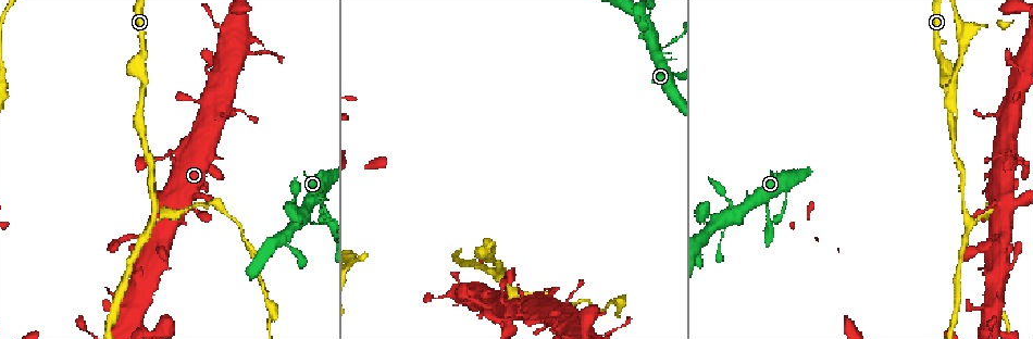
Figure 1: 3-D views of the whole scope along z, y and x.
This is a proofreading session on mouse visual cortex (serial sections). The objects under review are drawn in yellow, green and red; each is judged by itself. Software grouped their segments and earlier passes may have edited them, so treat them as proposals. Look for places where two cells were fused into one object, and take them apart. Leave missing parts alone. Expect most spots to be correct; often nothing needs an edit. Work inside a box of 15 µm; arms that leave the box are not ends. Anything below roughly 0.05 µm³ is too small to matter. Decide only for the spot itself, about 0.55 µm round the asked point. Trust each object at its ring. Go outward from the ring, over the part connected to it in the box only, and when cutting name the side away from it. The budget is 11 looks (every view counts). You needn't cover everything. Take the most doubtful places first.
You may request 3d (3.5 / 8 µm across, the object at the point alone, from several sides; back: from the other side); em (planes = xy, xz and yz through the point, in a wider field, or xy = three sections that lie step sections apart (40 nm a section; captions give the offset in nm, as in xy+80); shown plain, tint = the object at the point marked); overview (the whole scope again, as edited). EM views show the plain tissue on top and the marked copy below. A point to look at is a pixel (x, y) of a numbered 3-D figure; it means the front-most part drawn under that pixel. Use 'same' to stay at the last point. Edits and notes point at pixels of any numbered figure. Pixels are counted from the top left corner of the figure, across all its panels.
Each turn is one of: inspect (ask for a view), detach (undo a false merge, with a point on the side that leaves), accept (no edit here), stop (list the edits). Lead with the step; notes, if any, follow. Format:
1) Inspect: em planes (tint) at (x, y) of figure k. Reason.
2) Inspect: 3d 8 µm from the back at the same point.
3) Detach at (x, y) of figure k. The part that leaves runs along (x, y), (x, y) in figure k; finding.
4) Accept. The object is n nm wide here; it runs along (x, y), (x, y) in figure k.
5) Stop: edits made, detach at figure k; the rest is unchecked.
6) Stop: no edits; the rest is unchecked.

Inspect: 3d 3.5 µm at (497, 277) of figure 1. A fork.

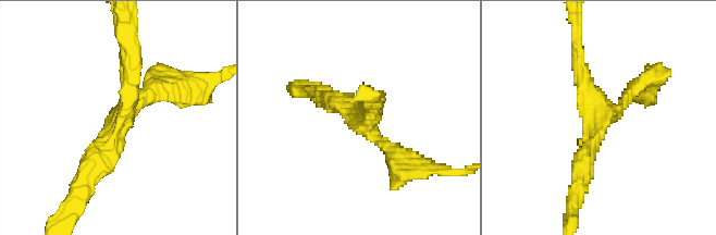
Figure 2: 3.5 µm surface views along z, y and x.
Inspect: em xy step 3 (tint) at (601, 113) of figure 2. 3 arms meet here; the arms are 200, 250, 250 nm wide; now the EM.

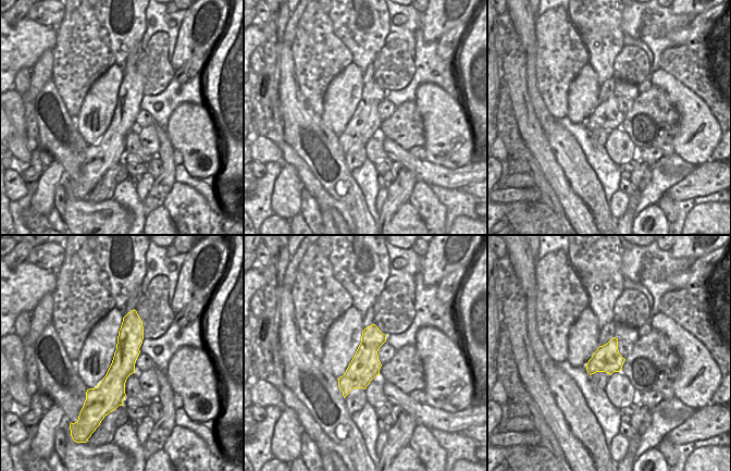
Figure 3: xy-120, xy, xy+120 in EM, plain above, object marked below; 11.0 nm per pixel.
Accept. It runs along (373, 94), (370, 133), (417, 163) in figure 2; continuous, no second cell.

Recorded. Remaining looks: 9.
Inspect: 3d 3.5 µm at (214, 203) of figure 1. Sharp bend.

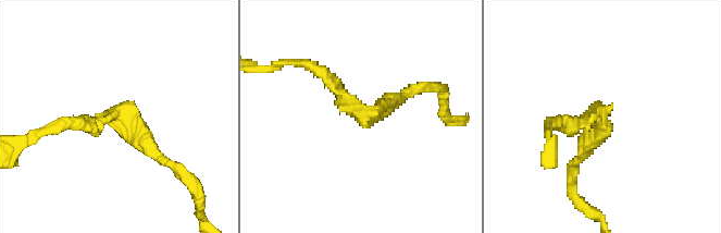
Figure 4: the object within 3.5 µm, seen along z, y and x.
Inspect: em planes (tint) at (600, 112) of figure 4. The arms are 200, 250 nm wide; now the EM.

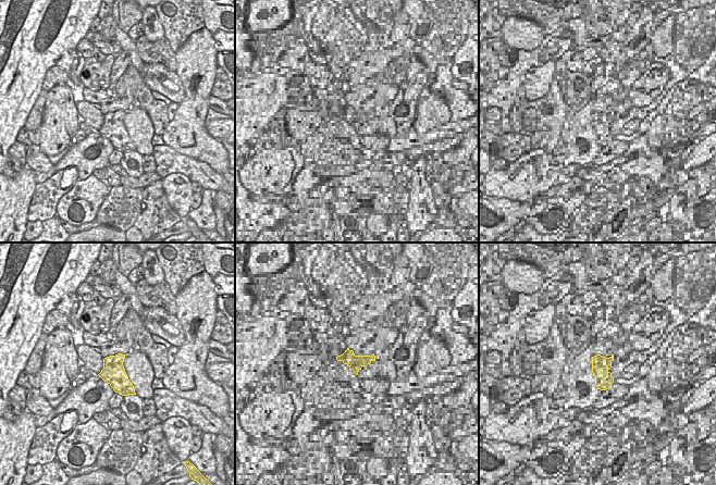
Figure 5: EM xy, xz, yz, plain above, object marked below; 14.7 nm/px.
Inspect: em xy step 2 (tint) at the same point.

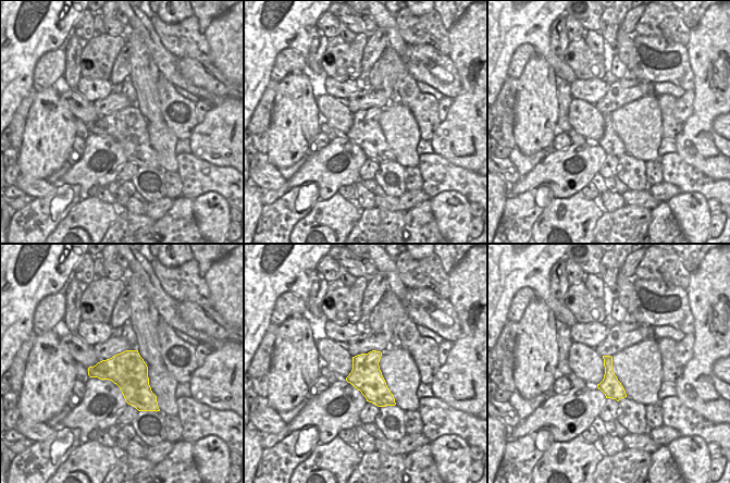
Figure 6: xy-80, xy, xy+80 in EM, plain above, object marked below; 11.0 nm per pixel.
Accept. It runs along (70, 124), (120, 114), (170, 164) in figure 4; continuous, no second cell.

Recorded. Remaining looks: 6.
Inspect: 3d 3.5 µm at (729, 216) of figure 1. A narrow waist.

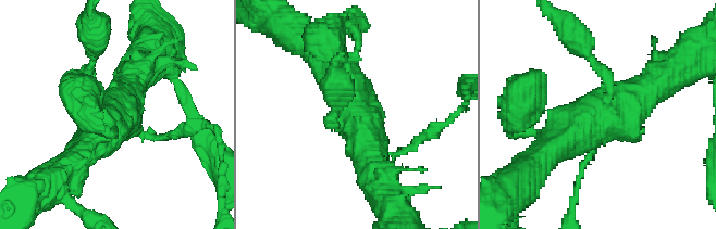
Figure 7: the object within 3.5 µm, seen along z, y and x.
Inspect: em xy step 3 (tint) at (343, 123) of figure 7. 4 arms meet here; the arms are 100, 150, 450, 500 nm wide.

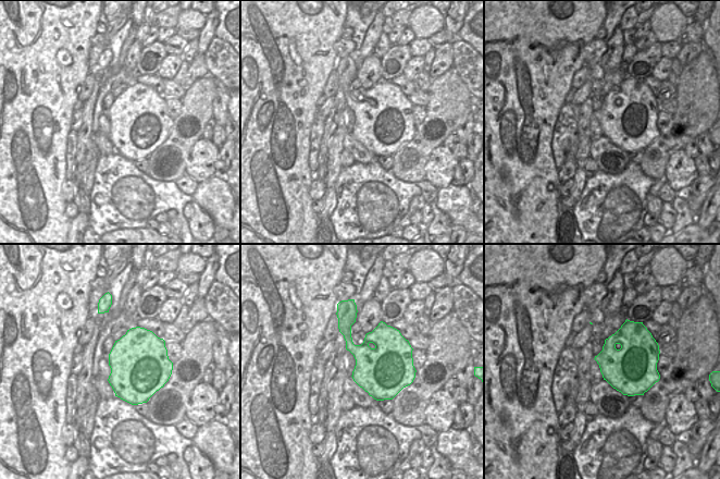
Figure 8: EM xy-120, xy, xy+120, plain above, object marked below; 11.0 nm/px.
Accept. It runs along (657, 85), (548, 152) in figure 7; one cell here.

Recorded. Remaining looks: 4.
Inspect: 3d 8 µm at (785, 197) of figure 1. Abrupt turn.

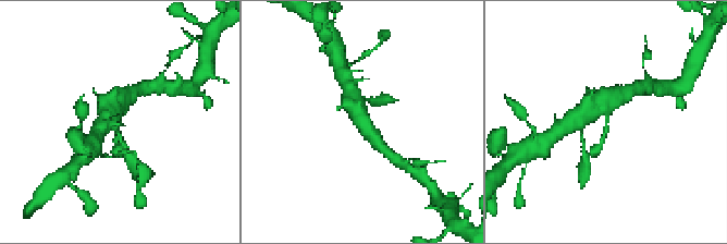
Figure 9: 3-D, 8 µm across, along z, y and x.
Inspect: em xy step 3 (tint) at (606, 124) of figure 9. Shape alone is not enough.

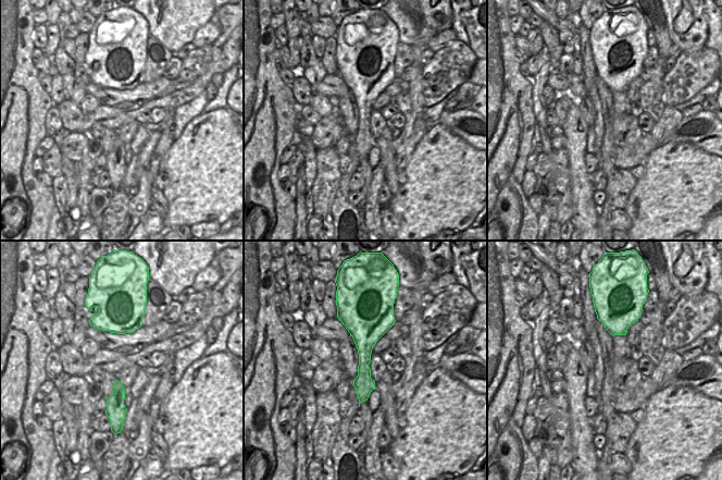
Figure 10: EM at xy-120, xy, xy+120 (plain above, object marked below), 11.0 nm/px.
Accept. It runs along (114, 110), (119, 109), (120, 153) in figure 9; all the same cell.

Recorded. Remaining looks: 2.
Stop: no edits; the rest is unchecked.

